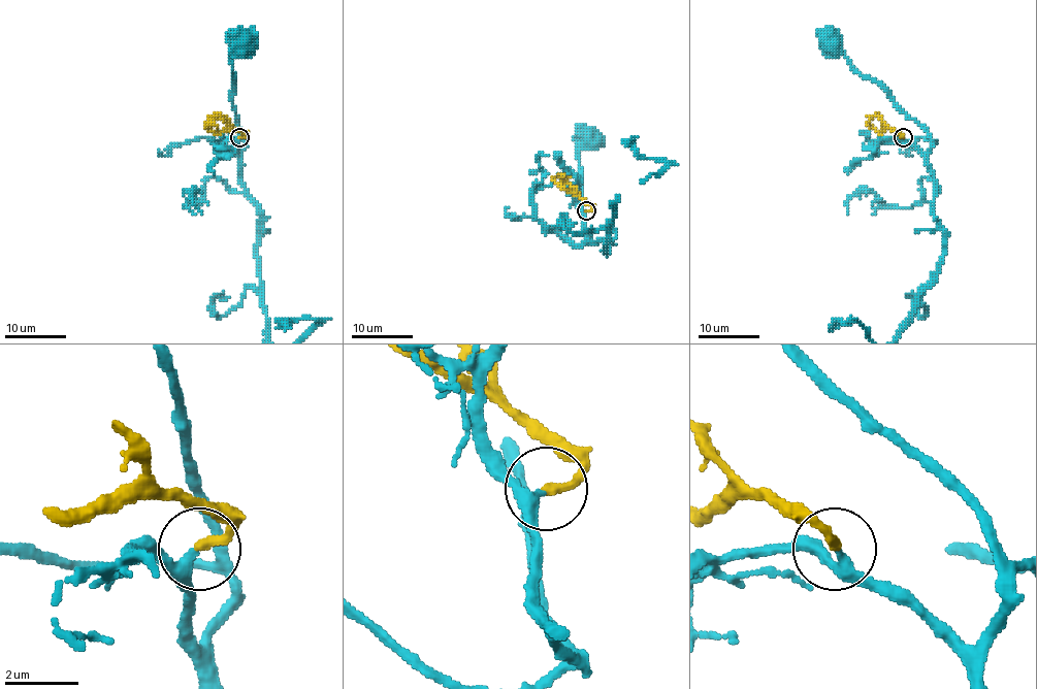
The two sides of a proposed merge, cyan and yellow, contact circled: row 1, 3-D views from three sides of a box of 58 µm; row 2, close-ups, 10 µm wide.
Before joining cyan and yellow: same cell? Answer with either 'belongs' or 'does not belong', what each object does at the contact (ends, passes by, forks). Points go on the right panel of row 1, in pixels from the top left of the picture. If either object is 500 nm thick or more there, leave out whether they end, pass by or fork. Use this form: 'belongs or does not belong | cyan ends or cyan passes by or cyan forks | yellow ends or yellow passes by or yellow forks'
belongs | cyan passes by | yellow ends

